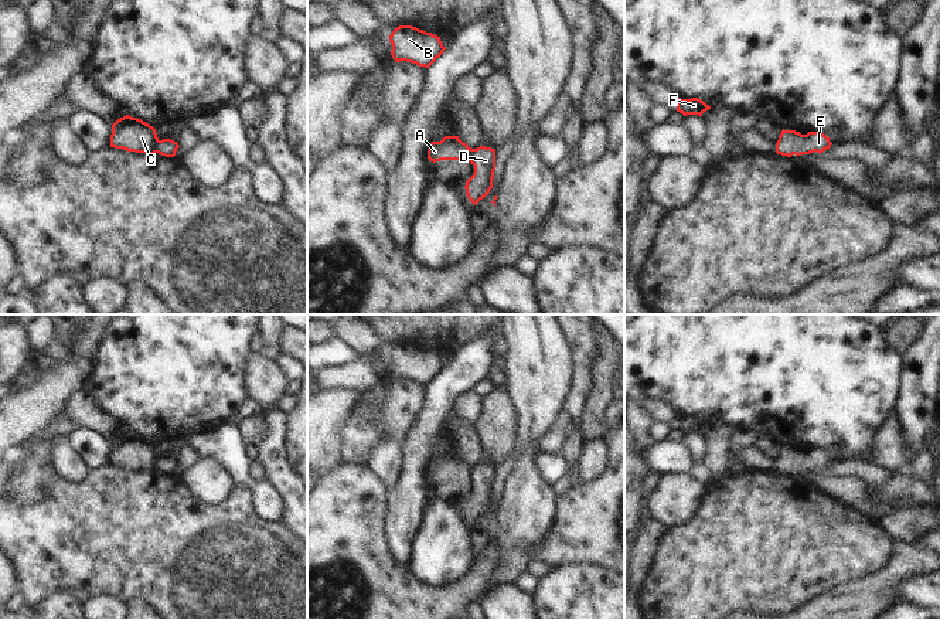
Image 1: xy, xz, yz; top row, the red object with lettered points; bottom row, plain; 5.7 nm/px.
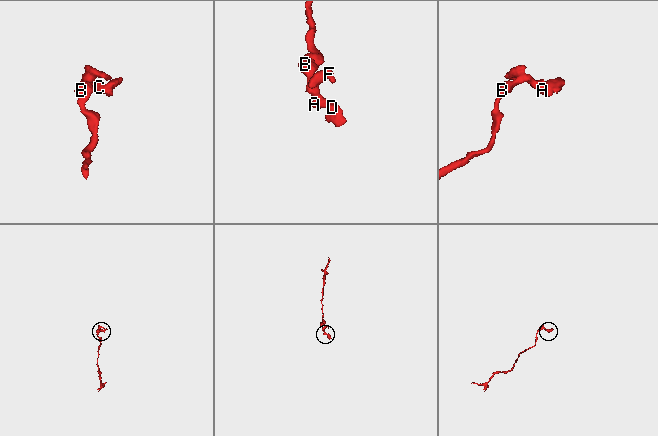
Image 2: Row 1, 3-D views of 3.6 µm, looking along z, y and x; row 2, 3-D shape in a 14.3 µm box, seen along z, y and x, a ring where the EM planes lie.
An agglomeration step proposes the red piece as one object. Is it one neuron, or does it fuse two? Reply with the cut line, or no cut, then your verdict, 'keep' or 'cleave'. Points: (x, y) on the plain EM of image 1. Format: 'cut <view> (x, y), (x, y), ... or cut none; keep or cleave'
cut xy (159, 458), (155, 469); cleave

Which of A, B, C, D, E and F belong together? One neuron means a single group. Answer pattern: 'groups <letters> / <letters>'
groups A B C F / D E

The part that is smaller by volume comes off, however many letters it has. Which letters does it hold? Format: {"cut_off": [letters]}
{"cut_off": ["D", "E"]}

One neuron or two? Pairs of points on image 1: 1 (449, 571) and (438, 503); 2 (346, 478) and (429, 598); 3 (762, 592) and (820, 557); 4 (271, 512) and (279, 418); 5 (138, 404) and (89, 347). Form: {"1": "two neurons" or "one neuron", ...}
{"1": "one neuron", "2": "one neuron", "3": "one neuron", "4": "two neurons", "5": "two neurons"}

